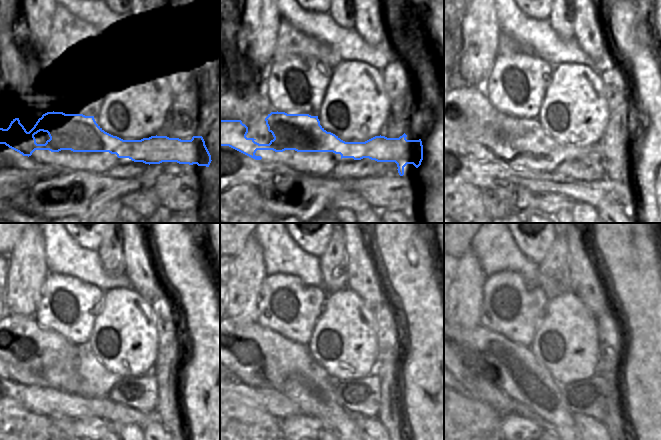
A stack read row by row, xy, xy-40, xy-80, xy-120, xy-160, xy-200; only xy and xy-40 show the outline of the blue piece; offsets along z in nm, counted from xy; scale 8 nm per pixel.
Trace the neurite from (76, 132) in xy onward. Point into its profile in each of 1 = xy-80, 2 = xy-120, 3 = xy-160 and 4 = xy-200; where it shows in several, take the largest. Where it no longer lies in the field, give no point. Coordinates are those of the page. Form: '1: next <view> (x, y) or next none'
1: next xy-80 (513, 133)
2: next xy-120 (84, 363)
3: next xy-160 (240, 350)
4: next xy-200 (464, 349)

